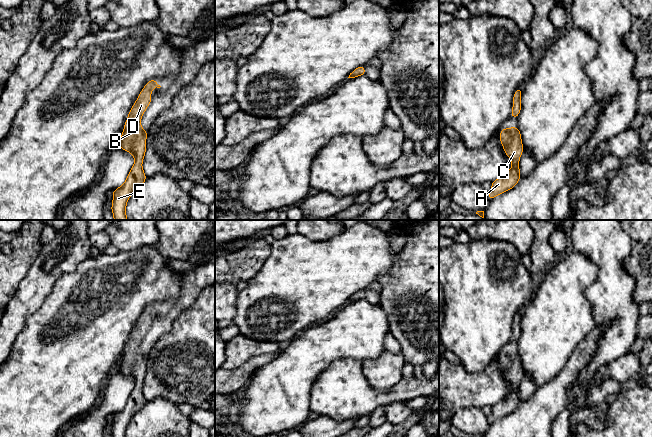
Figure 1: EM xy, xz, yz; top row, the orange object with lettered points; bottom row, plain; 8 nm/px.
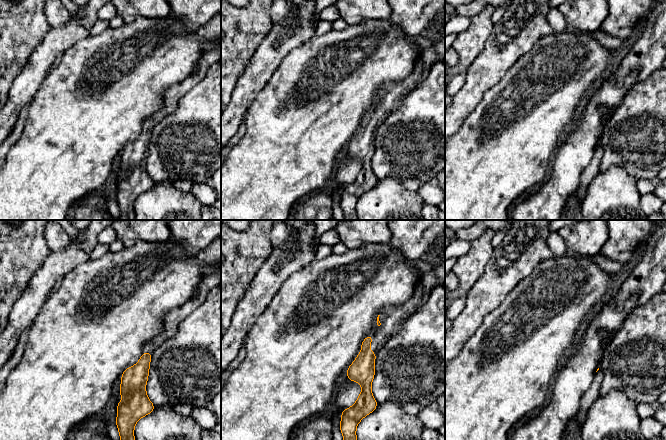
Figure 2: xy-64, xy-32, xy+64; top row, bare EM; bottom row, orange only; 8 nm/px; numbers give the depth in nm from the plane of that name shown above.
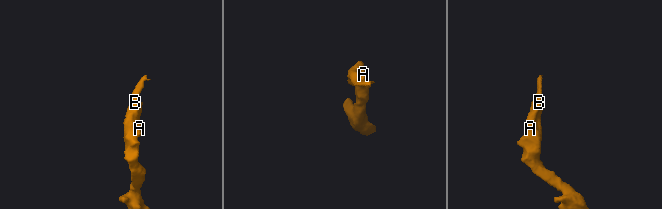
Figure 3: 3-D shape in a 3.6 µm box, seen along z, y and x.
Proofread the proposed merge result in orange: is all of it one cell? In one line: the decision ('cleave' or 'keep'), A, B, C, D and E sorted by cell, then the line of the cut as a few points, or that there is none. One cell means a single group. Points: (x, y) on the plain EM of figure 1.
keep | A B C D E | no cut

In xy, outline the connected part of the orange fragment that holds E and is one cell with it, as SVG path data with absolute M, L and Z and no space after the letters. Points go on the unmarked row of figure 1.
M156 303L147 306L129 336L124 355L118 365L123 374L130 376L134 380L135 386L125 407L112 416L112 437L126 437L128 423L147 402L142 393L142 385L146 375L147 355L140 350L140 346L143 337L152 324L151 314L156 311L161 311L157 308Z

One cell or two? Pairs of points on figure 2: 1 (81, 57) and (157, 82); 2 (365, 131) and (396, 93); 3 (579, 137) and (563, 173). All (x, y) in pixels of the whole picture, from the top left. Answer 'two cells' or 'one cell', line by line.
1: one cell
2: one cell
3: one cell

